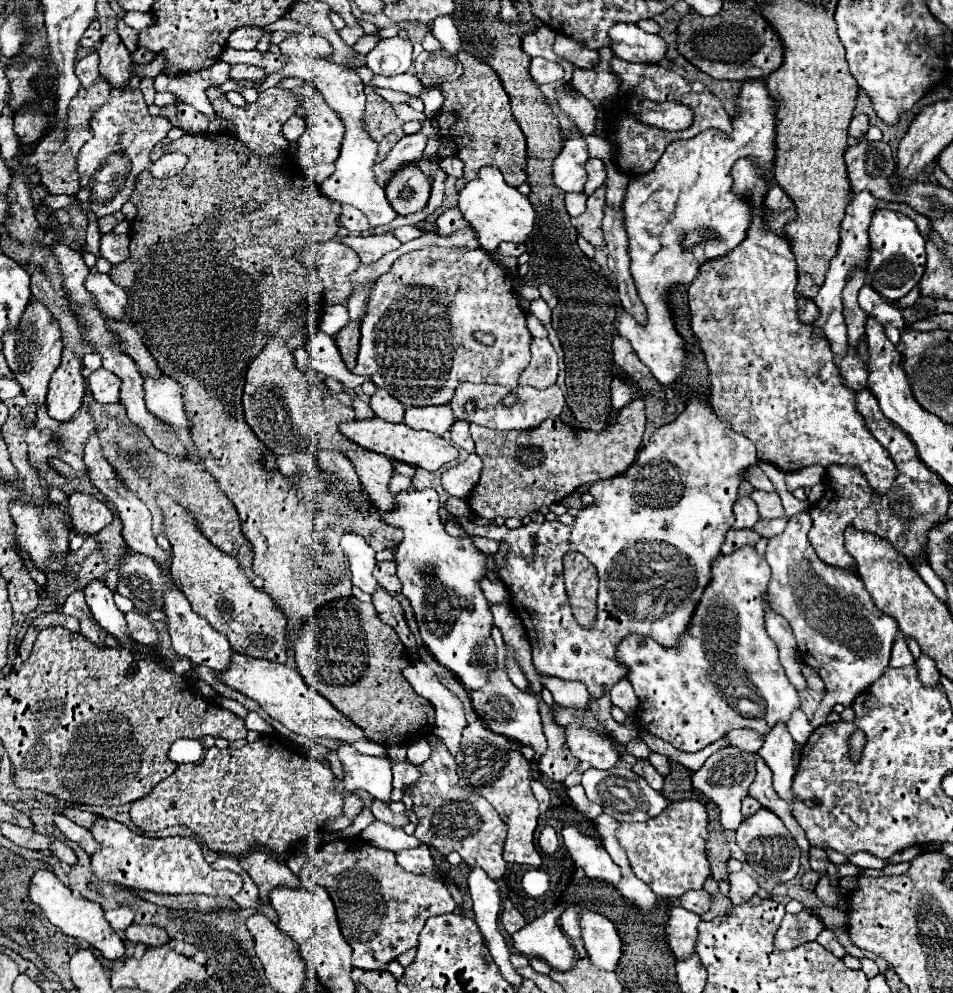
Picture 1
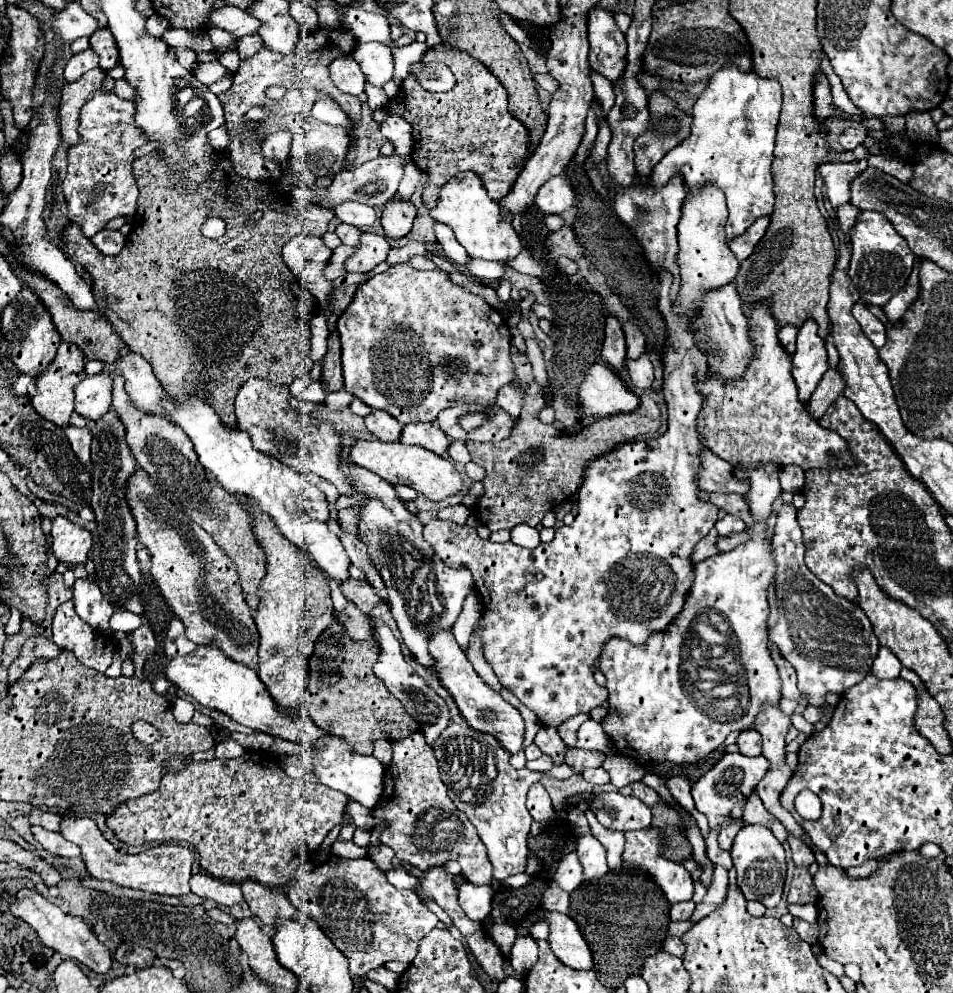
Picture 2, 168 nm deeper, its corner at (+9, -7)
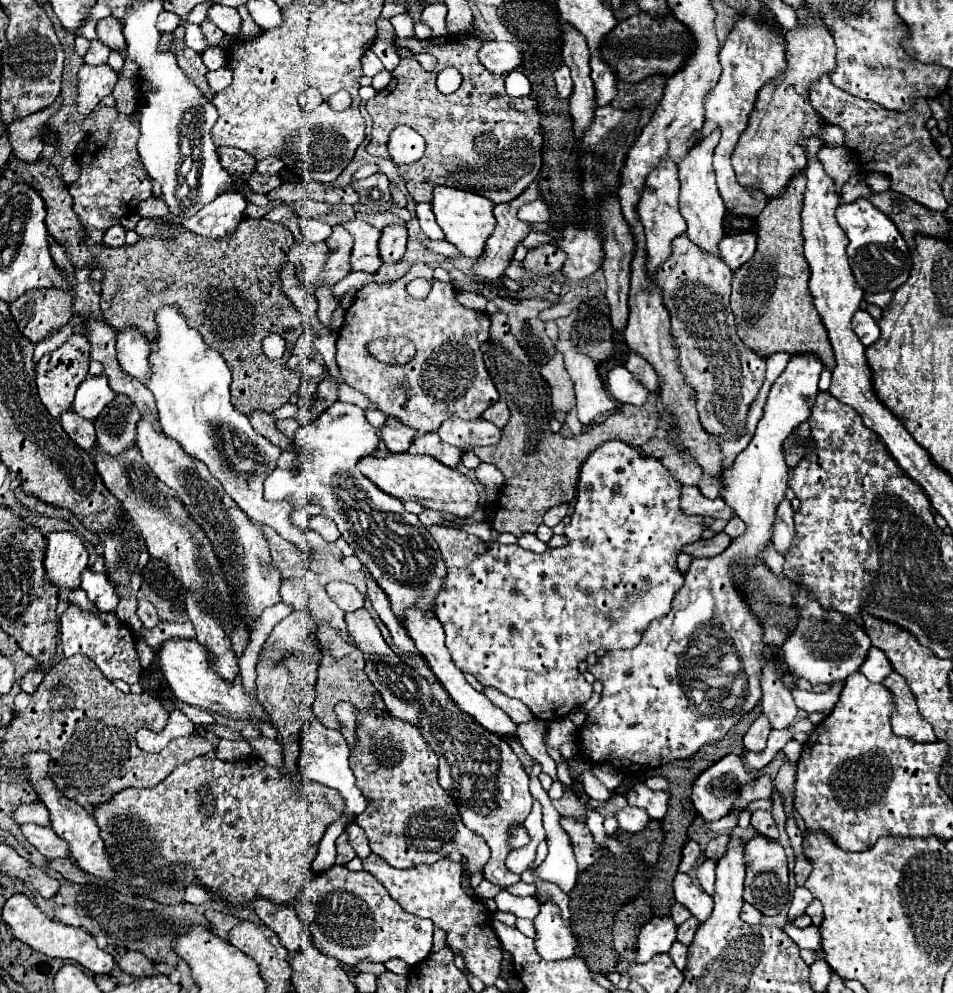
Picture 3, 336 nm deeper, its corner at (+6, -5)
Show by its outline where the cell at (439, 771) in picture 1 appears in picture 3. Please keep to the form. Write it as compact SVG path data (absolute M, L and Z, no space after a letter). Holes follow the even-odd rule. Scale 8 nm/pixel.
M357 713L357 747L351 751L351 765L355 769L359 789L369 799L367 809L357 817L357 825L365 829L369 839L369 847L373 853L381 855L389 865L397 869L411 869L423 863L435 863L445 859L453 849L457 849L467 859L467 873L473 875L483 871L489 861L491 851L483 837L473 833L463 825L457 815L457 807L447 791L437 783L437 755L431 751L429 743L421 735L421 731L395 717L375 717L375 713Z

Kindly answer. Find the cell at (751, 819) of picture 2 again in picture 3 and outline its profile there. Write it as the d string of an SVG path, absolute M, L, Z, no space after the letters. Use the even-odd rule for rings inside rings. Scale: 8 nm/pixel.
M755 811L751 815L751 825L755 831L759 831L761 835L769 837L769 839L777 839L779 837L779 831L777 831L777 825L771 817L769 811Z

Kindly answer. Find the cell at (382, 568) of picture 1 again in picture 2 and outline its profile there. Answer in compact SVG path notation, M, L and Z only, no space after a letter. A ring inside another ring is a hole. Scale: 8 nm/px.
M346 579L340 583L340 589L348 601L352 601L362 613L370 613L380 601L376 599L376 593L368 589L368 583L356 581L356 579Z

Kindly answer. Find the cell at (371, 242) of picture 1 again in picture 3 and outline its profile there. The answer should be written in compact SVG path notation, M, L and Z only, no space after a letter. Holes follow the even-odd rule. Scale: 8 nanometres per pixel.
M351 219L345 221L343 227L353 235L355 245L351 251L351 269L353 271L367 271L375 273L383 261L379 261L379 235L381 231L369 225L367 221Z

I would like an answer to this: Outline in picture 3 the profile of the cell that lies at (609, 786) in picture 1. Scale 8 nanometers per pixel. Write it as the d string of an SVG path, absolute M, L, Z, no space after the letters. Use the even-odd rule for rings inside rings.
M623 807L617 811L615 819L619 821L619 827L625 829L625 831L631 831L631 833L637 833L637 831L643 831L647 825L649 825L649 819L647 817L647 811L645 809L639 809L639 807Z

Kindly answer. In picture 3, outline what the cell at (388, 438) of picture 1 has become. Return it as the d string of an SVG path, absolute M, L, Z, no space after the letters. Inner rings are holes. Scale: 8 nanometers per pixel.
M387 453L385 457L367 455L359 459L359 471L371 479L385 493L401 499L401 501L419 501L423 507L453 513L457 517L467 517L473 513L479 501L479 493L475 483L457 469L445 467L427 455L411 455L411 453Z

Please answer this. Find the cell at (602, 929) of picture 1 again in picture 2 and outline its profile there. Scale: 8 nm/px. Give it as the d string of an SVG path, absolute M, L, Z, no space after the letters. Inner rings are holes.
M548 913L546 923L550 927L548 943L552 953L572 969L592 969L592 953L580 935L576 923L562 913Z

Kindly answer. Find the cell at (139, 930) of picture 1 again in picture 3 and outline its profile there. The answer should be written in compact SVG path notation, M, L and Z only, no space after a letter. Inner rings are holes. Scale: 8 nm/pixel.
M127 951L121 959L119 959L119 967L125 971L125 973L131 973L135 977L149 977L149 975L155 975L155 969L153 969L153 961L147 959L143 953L139 951Z

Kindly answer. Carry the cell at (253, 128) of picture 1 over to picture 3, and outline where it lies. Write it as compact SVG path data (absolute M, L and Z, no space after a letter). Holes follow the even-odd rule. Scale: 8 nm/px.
M257 171L251 173L251 179L247 179L247 185L249 185L251 191L255 191L255 193L267 193L267 191L275 189L279 183L281 183L279 175L271 175L271 173L261 175L261 173L257 173Z

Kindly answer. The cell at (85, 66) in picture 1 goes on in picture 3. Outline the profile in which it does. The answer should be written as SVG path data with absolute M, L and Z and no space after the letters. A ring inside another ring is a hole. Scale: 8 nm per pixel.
M91 41L91 47L87 51L87 55L83 57L83 61L87 65L103 65L107 63L107 57L109 57L109 47L105 47L101 41Z

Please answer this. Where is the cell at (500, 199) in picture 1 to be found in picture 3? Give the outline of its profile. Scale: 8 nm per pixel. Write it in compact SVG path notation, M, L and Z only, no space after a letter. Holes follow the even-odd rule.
M437 185L433 189L433 213L437 217L439 227L445 231L445 237L449 243L453 243L465 257L479 259L483 255L487 237L491 237L495 229L495 217L493 217L493 201L487 201L487 197L469 193L463 189L447 187L447 185Z

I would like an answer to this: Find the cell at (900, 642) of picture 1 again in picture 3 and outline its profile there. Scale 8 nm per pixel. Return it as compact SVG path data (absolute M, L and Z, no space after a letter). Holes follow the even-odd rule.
M875 647L869 651L869 655L867 655L867 659L865 659L865 663L863 663L863 667L859 671L871 683L881 683L881 681L885 681L893 673L891 663L887 661L887 655L883 651L875 649Z

